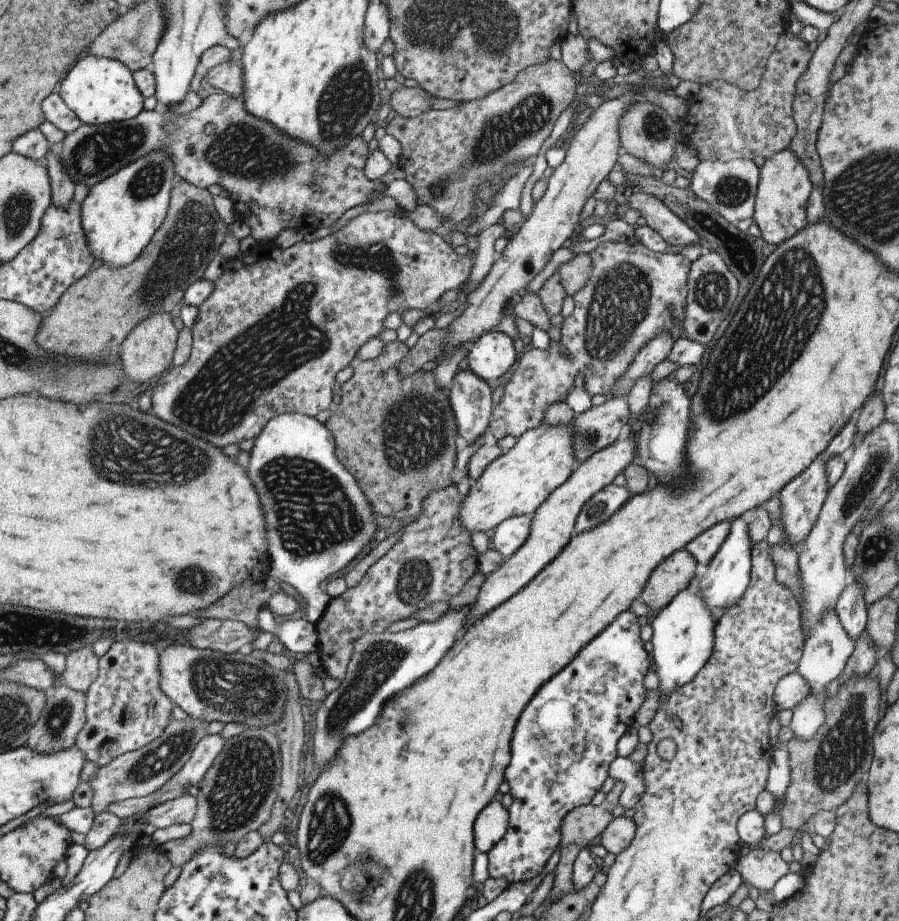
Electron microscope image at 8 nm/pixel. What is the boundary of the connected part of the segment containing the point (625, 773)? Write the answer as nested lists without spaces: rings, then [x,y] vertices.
[[[616,757],[609,766],[609,776],[626,784],[619,798],[625,809],[633,808],[645,791],[643,770],[644,764],[634,763],[628,757]]]

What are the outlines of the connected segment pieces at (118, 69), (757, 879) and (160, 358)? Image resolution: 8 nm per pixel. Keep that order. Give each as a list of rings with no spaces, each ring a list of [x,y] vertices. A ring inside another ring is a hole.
[[[88,55],[70,68],[60,86],[60,96],[68,108],[86,125],[109,125],[136,118],[144,111],[144,98],[136,86],[133,72],[108,57]]]
[[[753,847],[747,856],[740,856],[736,869],[748,886],[759,889],[772,889],[777,880],[787,872],[787,863],[780,853],[770,849]]]
[[[160,311],[142,319],[124,339],[120,352],[120,360],[125,370],[126,378],[136,382],[148,382],[159,376],[172,365],[178,330],[172,320],[175,314]]]

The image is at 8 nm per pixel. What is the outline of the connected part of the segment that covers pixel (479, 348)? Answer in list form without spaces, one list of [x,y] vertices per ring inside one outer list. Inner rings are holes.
[[[500,331],[483,334],[468,349],[463,366],[487,382],[490,378],[502,377],[516,362],[514,340]]]

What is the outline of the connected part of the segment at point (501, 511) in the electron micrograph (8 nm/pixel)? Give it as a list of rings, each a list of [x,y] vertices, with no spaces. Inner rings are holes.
[[[573,420],[568,423],[567,425],[556,425],[556,426],[549,426],[548,424],[542,423],[540,427],[536,427],[535,429],[527,430],[521,437],[518,438],[517,444],[508,452],[508,454],[503,454],[501,457],[498,457],[484,472],[482,473],[482,476],[476,480],[474,486],[471,486],[468,494],[463,497],[461,500],[461,503],[459,504],[459,511],[457,514],[457,522],[465,529],[465,531],[471,535],[474,534],[474,532],[484,532],[486,535],[492,535],[494,534],[496,527],[506,519],[517,517],[520,515],[528,515],[533,514],[538,510],[538,507],[541,506],[542,503],[545,502],[546,499],[549,498],[550,494],[554,492],[554,489],[557,489],[558,487],[561,487],[562,484],[564,484],[568,478],[570,478],[570,475],[573,473],[572,467],[575,461],[575,456],[573,455],[573,446],[571,438],[571,424],[573,423]]]

